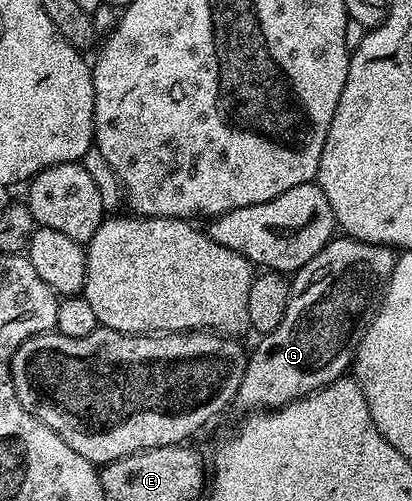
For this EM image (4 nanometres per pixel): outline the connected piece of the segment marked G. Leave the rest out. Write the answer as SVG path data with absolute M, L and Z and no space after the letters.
M335 237L324 249L320 249L320 253L316 253L316 257L312 257L312 261L308 261L308 265L293 272L292 294L284 321L280 321L272 333L261 336L254 351L252 347L249 352L244 381L236 396L237 402L250 407L246 409L286 407L292 401L303 399L327 387L332 381L343 378L351 370L360 341L382 304L382 296L394 272L395 258L395 252L389 247L349 237Z

